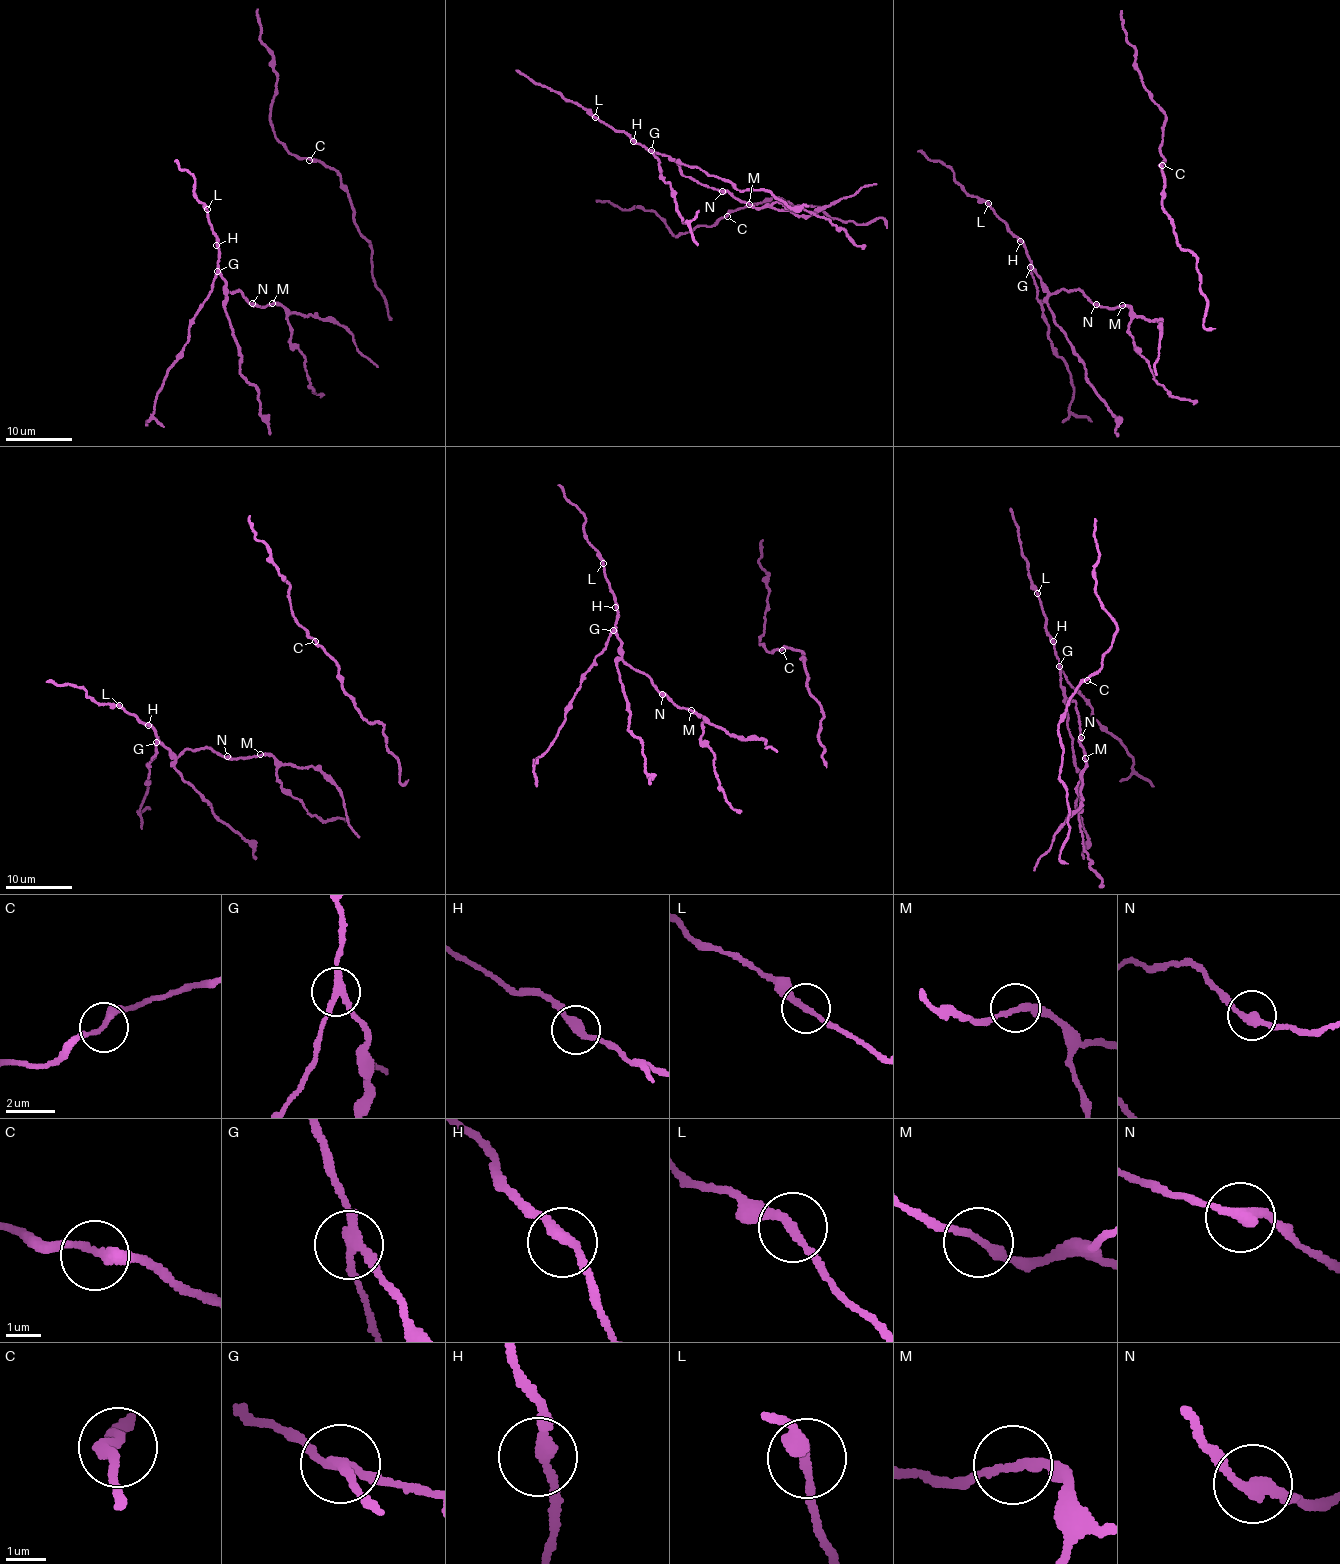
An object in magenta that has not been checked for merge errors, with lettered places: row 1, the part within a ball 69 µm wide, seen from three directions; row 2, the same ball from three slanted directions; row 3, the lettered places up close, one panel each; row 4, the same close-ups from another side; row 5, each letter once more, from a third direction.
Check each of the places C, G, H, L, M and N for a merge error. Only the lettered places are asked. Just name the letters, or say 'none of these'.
G

